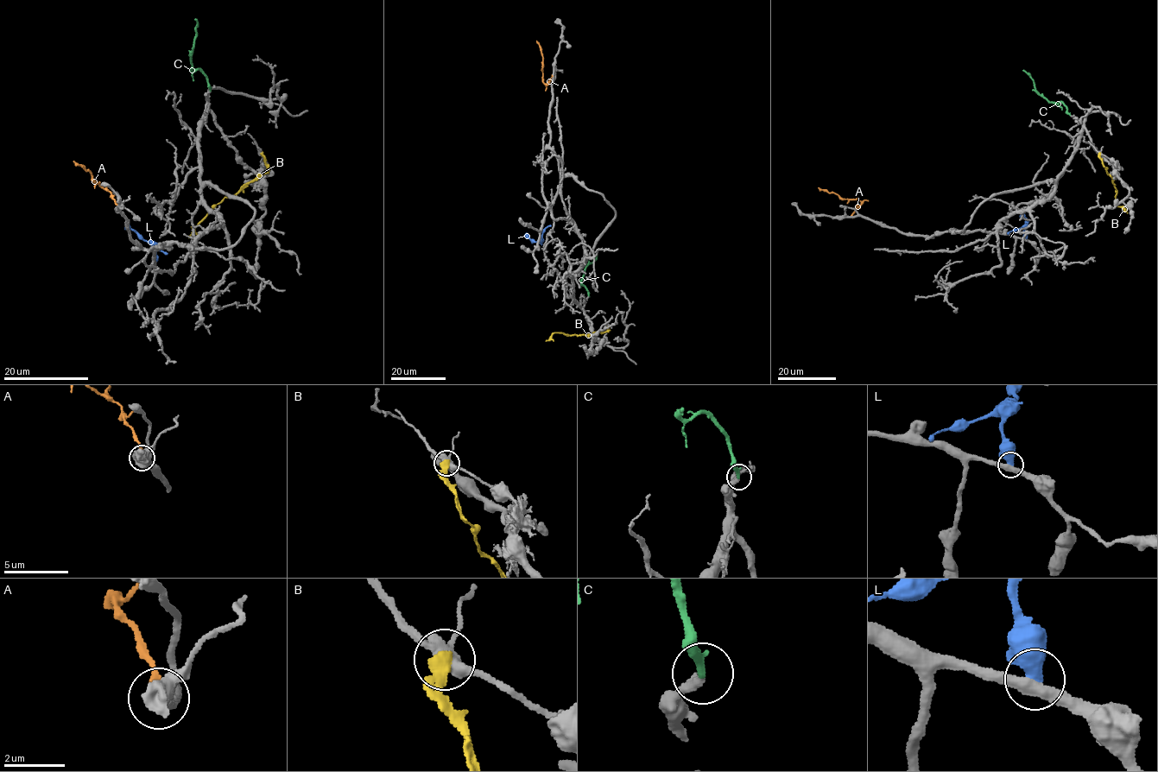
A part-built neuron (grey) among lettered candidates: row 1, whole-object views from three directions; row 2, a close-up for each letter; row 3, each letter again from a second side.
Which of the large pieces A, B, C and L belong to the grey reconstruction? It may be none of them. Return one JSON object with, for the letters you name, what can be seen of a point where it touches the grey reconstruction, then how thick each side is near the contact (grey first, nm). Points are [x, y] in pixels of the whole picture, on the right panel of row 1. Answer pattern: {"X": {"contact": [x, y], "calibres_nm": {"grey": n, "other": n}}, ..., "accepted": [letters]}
{"C": {"contact": [1070, 115], "calibres_nm": {"grey": 240, "other": 280}}, "accepted": ["C"]}

